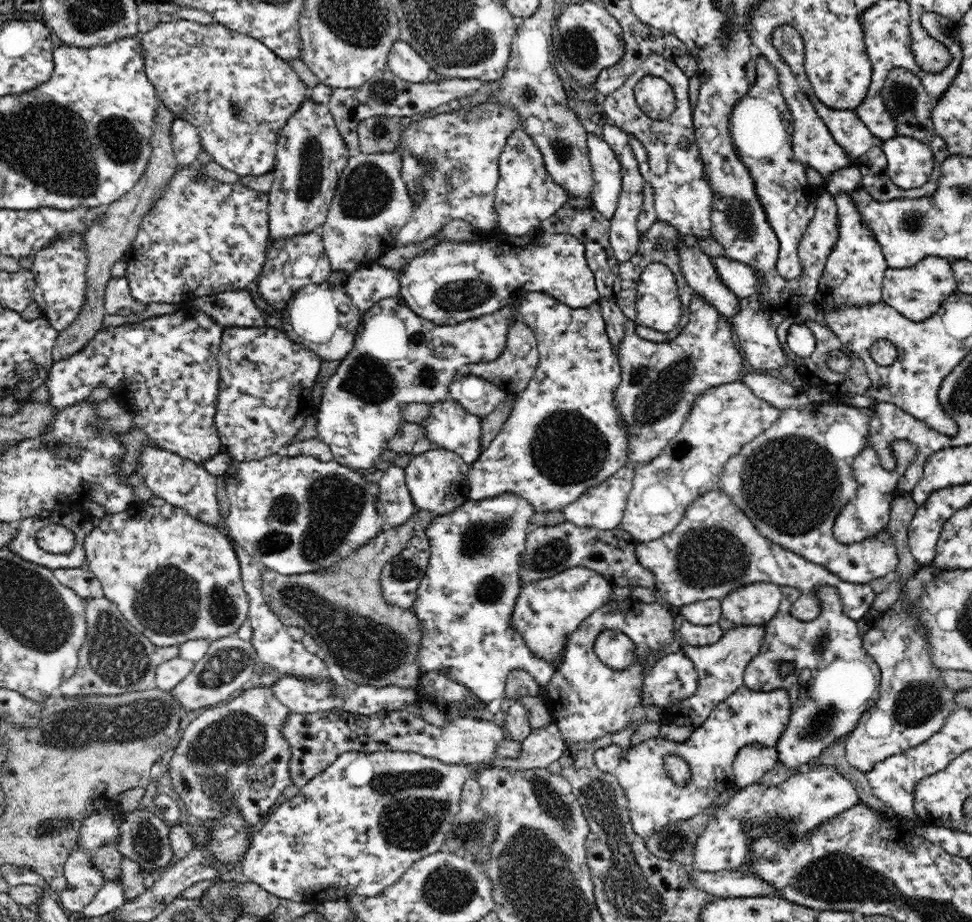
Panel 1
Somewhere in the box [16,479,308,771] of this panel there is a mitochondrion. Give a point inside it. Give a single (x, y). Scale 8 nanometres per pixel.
(74, 728)

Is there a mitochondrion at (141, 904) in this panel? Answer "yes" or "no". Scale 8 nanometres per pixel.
no

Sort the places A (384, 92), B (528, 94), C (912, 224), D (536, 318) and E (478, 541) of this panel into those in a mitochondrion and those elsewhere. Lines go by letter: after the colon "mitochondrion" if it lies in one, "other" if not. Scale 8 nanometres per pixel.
A: mitochondrion
B: mitochondrion
C: mitochondrion
D: other
E: mitochondrion

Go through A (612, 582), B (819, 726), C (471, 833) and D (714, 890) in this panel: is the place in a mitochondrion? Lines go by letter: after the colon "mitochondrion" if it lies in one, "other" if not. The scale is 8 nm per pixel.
A: other
B: mitochondrion
C: mitochondrion
D: other

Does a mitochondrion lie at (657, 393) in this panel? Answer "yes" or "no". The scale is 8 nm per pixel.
yes

